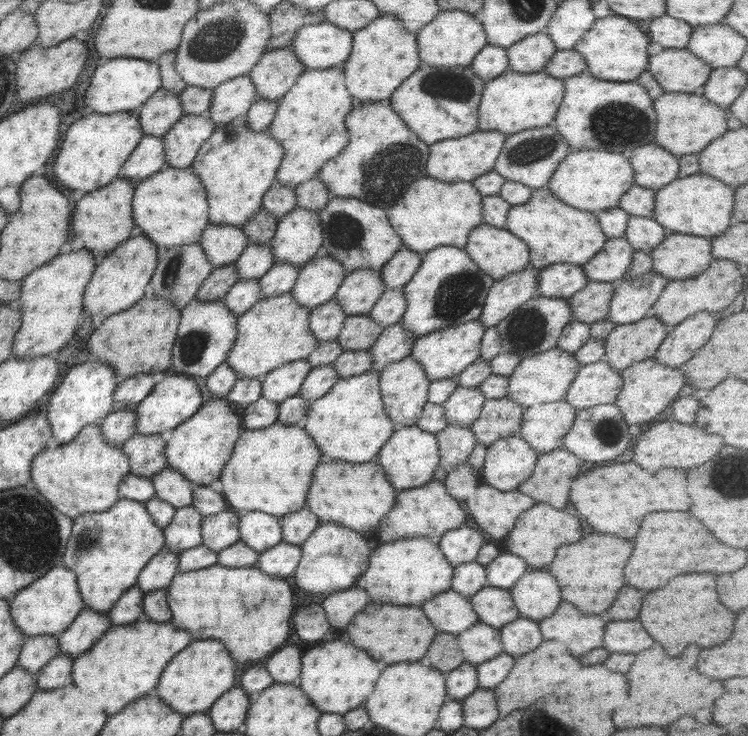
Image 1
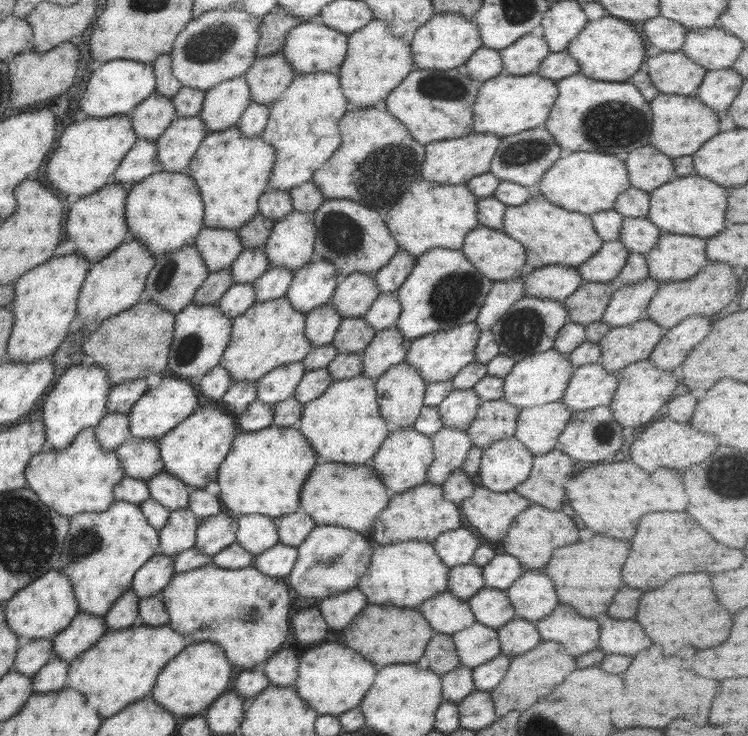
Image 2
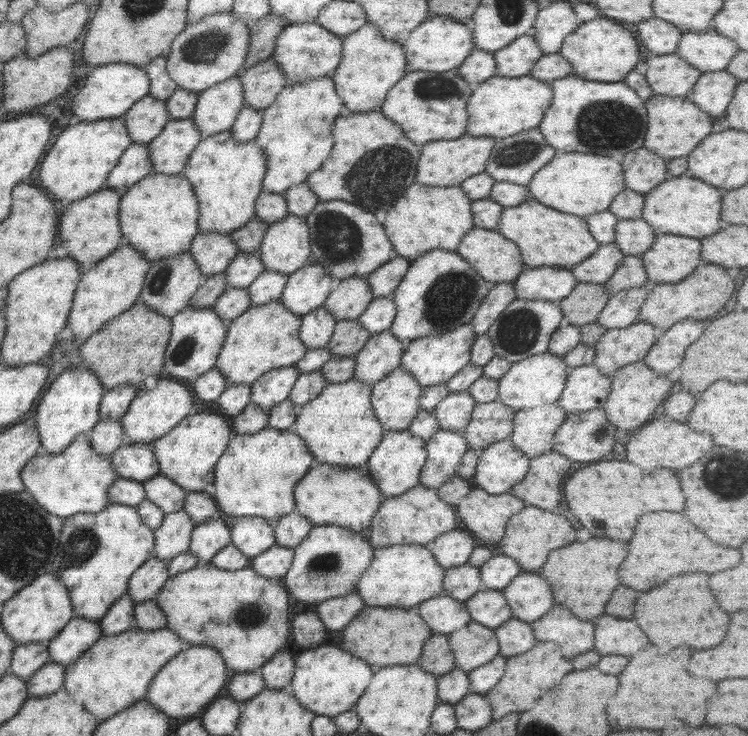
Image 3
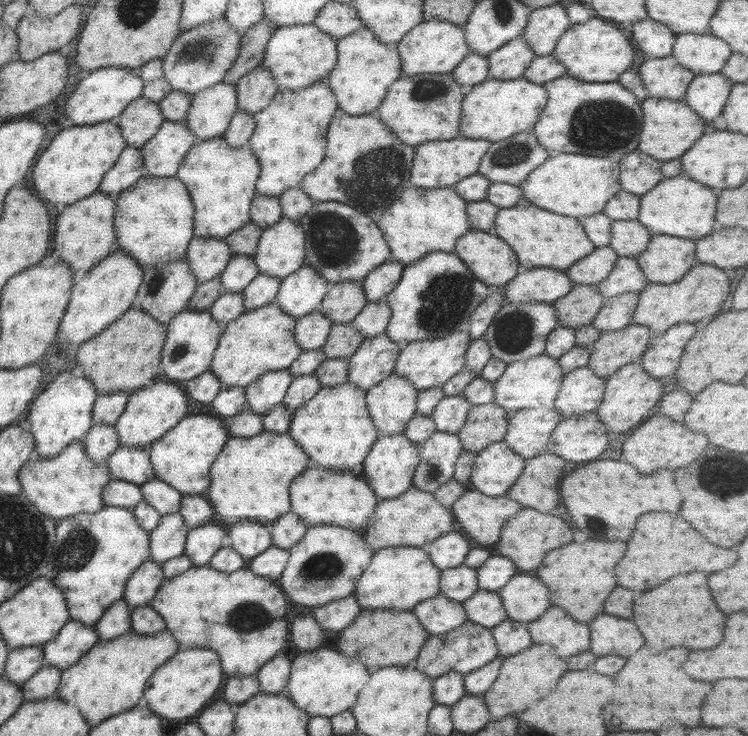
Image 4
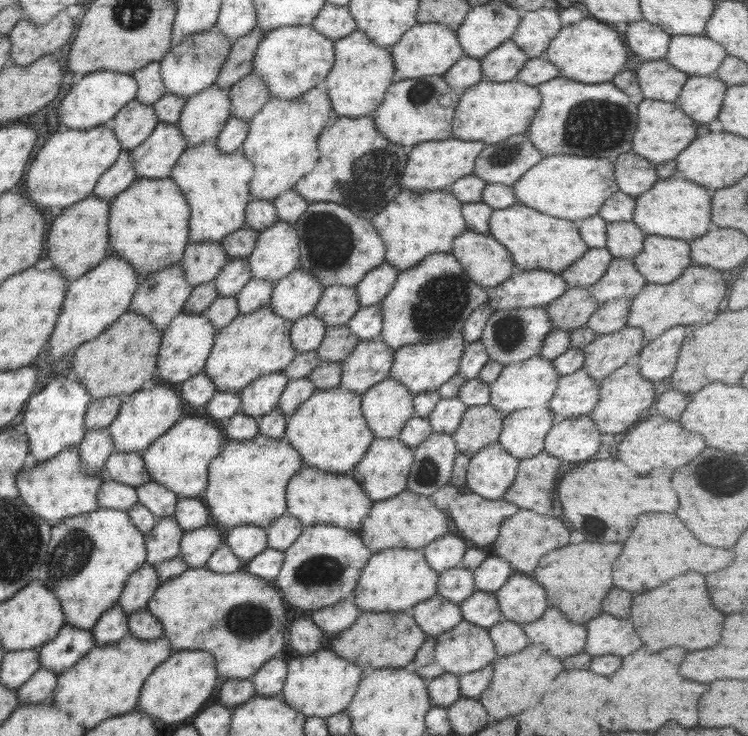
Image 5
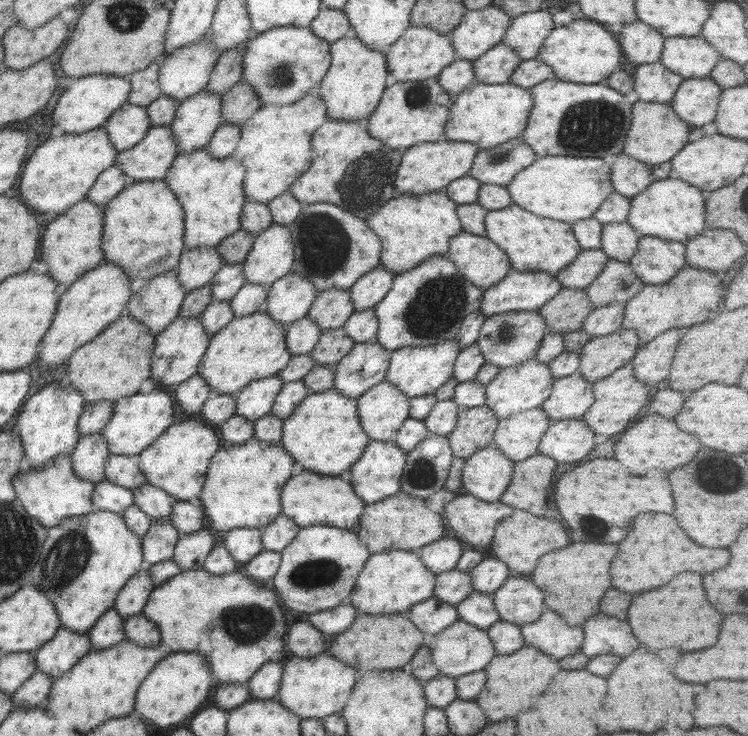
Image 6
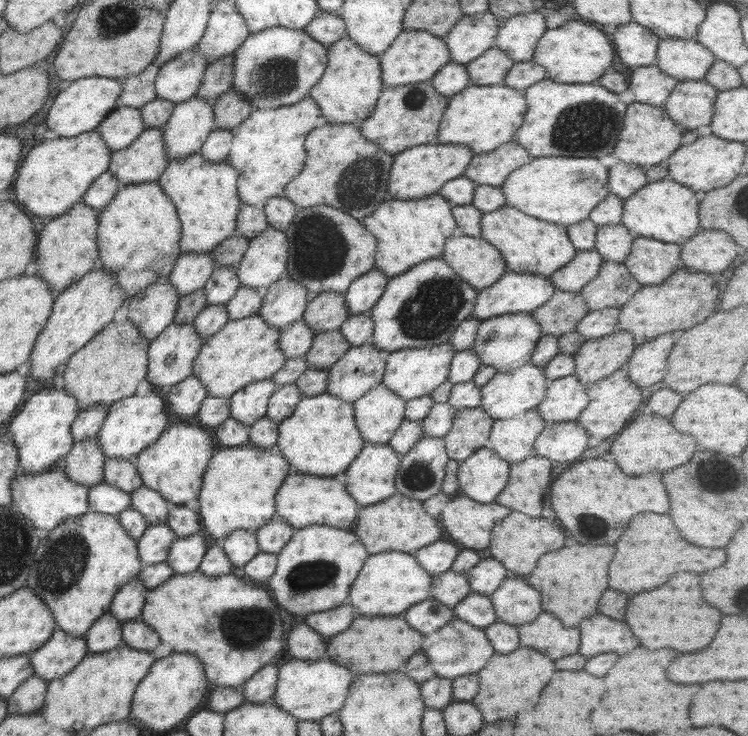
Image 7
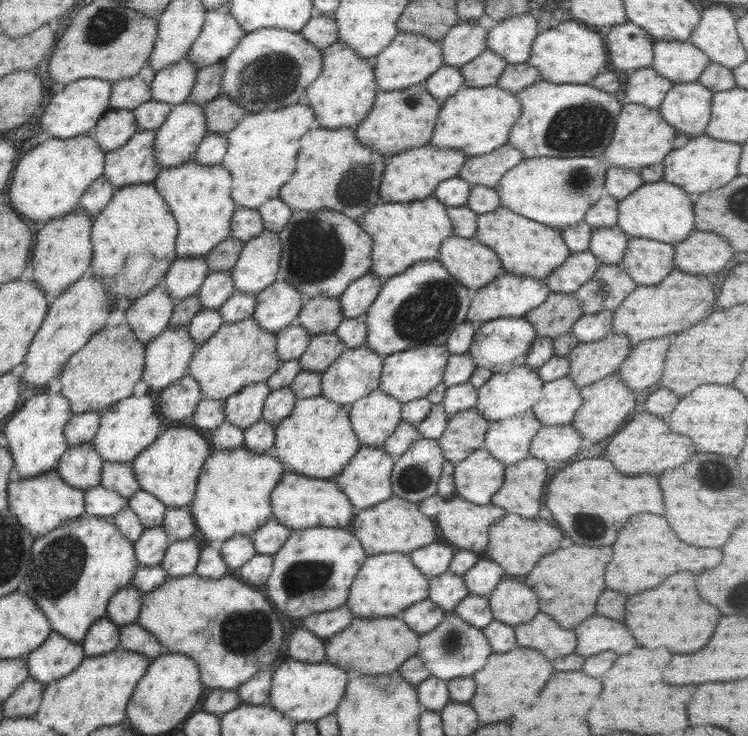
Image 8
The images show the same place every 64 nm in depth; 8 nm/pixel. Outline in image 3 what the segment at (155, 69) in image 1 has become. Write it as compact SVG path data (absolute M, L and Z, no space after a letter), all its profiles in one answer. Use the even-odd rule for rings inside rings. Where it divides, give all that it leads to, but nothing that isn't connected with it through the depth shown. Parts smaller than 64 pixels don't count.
M109 63L93 68L71 102L71 112L79 121L117 119L126 114L134 102L148 94L150 80L142 67L129 63Z

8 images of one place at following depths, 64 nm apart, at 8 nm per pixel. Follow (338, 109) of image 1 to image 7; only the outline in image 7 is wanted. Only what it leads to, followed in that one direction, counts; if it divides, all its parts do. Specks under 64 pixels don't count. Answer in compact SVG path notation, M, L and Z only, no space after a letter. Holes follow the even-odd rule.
M305 96L287 106L252 109L241 124L230 129L233 140L224 162L237 172L236 193L241 204L261 209L268 198L283 196L285 185L303 168L305 135L325 122L315 101Z

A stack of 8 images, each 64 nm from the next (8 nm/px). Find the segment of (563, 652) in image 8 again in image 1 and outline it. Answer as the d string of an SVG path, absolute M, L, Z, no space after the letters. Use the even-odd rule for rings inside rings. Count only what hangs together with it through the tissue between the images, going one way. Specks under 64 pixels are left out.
M561 601L553 614L537 624L544 640L562 642L572 656L582 656L602 646L605 620L603 616L583 614Z

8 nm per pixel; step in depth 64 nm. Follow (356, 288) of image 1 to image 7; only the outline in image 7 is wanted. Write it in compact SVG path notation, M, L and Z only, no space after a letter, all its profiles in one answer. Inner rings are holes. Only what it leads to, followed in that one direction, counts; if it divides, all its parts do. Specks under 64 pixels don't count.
M324 292L311 297L299 319L316 333L324 333L338 330L348 315L343 294Z

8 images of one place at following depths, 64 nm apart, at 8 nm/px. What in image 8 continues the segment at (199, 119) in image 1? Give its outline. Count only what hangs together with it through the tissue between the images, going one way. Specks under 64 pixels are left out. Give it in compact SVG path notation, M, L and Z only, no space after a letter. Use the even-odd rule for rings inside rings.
M138 131L119 148L104 154L104 165L101 177L105 177L114 188L150 183L160 171L160 166L153 156L154 131Z

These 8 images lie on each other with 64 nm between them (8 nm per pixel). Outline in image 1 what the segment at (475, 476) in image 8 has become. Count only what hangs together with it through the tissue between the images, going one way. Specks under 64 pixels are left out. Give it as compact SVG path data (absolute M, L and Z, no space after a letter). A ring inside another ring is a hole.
M516 435L505 437L487 446L477 474L482 484L512 491L532 473L538 456Z

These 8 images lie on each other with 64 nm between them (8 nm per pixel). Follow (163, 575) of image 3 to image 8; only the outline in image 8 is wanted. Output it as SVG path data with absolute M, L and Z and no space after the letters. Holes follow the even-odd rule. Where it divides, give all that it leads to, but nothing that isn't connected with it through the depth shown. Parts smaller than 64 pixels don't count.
M125 585L112 594L104 616L111 619L111 622L119 628L135 623L142 603L142 595L142 592L133 585Z

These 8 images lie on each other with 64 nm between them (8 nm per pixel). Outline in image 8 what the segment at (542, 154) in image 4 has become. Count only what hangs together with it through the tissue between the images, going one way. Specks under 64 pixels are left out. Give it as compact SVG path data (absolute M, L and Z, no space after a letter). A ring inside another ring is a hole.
M505 143L487 154L467 158L456 177L470 186L494 189L501 176L524 159L515 147Z

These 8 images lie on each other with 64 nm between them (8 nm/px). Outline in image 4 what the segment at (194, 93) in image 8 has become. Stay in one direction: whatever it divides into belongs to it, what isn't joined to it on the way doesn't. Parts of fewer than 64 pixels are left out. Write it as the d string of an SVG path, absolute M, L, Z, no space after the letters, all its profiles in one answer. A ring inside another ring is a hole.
M262 18L247 28L248 30L239 38L240 49L236 61L222 78L224 83L233 85L238 78L241 78L241 75L259 66L264 54L265 43L275 33L276 27L276 24Z

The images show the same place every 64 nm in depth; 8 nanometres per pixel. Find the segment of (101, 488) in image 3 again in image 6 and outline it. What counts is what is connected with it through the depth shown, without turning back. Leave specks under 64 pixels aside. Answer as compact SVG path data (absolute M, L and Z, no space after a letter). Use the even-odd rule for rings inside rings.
M61 454L45 463L40 469L18 473L12 478L15 500L39 526L50 529L63 519L82 516L91 512L92 492L96 483L77 478L73 472L69 455Z

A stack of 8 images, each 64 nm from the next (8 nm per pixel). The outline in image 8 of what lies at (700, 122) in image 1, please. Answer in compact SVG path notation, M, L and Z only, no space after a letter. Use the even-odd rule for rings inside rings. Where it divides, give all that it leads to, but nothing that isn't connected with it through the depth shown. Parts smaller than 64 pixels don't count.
M623 102L609 144L601 156L611 163L611 167L639 170L663 160L663 157L673 148L675 134L678 132L661 118L657 109L648 109L641 105Z

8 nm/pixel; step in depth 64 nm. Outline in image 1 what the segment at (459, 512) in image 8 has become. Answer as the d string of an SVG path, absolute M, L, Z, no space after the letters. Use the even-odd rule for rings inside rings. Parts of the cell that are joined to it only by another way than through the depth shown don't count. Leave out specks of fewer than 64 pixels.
M480 483L473 490L473 494L461 503L463 504L465 514L468 514L469 518L478 525L478 530L482 532L486 540L490 538L499 540L499 538L507 536L512 526L515 525L519 514L527 510L530 506L533 506L536 502L530 496L519 492L517 489L500 491L495 490L492 486Z

